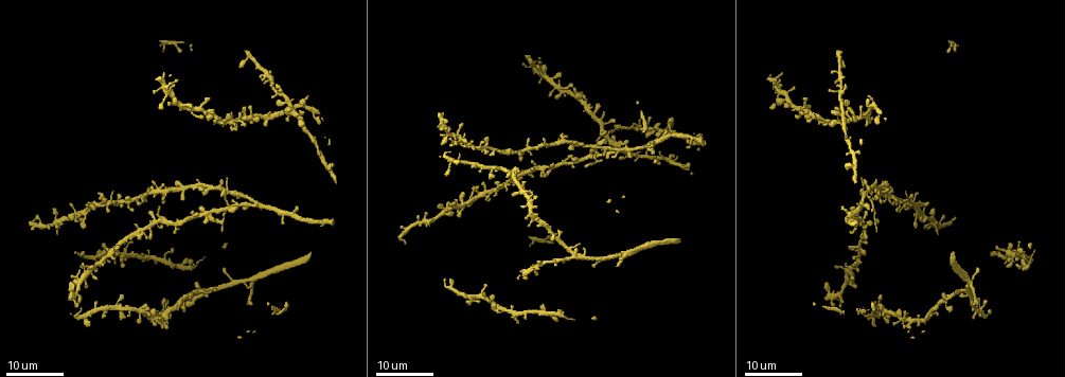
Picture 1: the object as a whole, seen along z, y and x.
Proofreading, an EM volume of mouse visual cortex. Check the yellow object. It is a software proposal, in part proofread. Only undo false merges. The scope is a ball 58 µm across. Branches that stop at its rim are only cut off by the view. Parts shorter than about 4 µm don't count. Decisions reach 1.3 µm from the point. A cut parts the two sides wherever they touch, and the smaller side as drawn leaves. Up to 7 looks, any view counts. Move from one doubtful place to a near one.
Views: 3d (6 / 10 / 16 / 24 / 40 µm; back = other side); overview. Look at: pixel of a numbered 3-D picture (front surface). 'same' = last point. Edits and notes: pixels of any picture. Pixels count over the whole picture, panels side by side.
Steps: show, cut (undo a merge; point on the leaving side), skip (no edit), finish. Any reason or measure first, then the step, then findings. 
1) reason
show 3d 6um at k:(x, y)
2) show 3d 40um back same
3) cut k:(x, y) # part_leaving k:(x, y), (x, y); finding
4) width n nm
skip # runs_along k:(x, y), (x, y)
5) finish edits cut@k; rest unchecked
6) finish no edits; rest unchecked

four-way junction
show 3d 24um at 1:(593, 151)

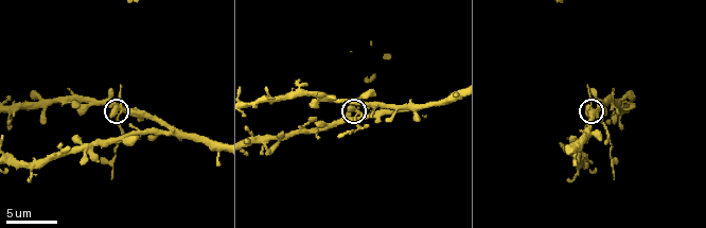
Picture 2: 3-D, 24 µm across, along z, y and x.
show 3d 6um at 2:(357, 113)

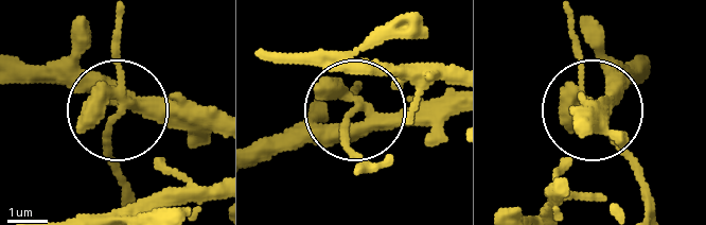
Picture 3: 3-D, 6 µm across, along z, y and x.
width 350 nm
cut 3:(119, 47) # part_leaving 3:(358, 106), (349, 137), (358, 167); two neurons meet here

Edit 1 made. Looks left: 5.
a fork
show 3d 6um at 2:(219, 151)

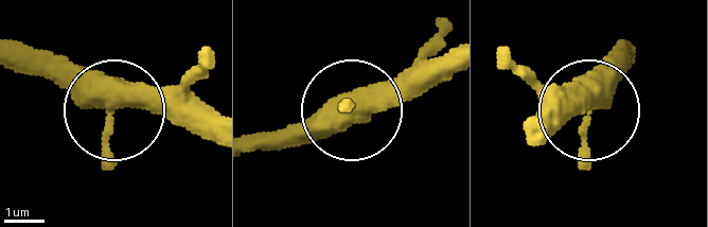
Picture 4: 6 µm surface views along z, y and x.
arms 3
skip # runs_along 4:(626, 39), (606, 90), (549, 137); one neuron here

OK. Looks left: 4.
arms part here
show 3d 16um at 1:(969, 296)

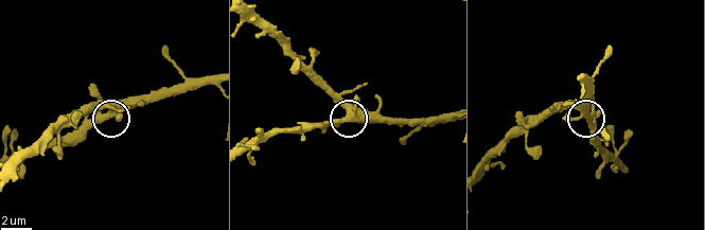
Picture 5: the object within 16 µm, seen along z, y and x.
show 3d 6um at 5:(586, 116)

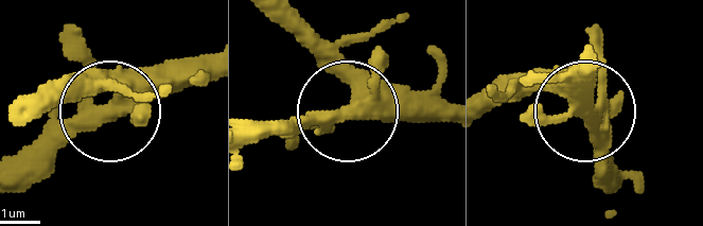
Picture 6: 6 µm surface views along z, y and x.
show 3d 6um back at 6:(357, 113)

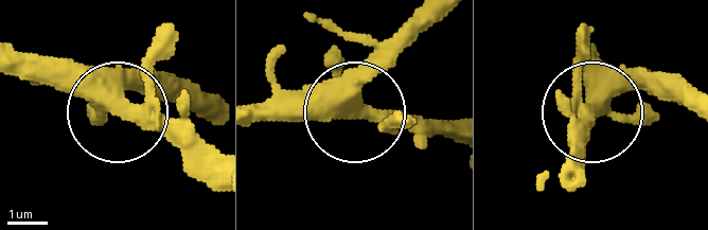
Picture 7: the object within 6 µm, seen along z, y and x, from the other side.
skip # one neuron here

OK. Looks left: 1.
finish edits cut@3; rest unchecked

